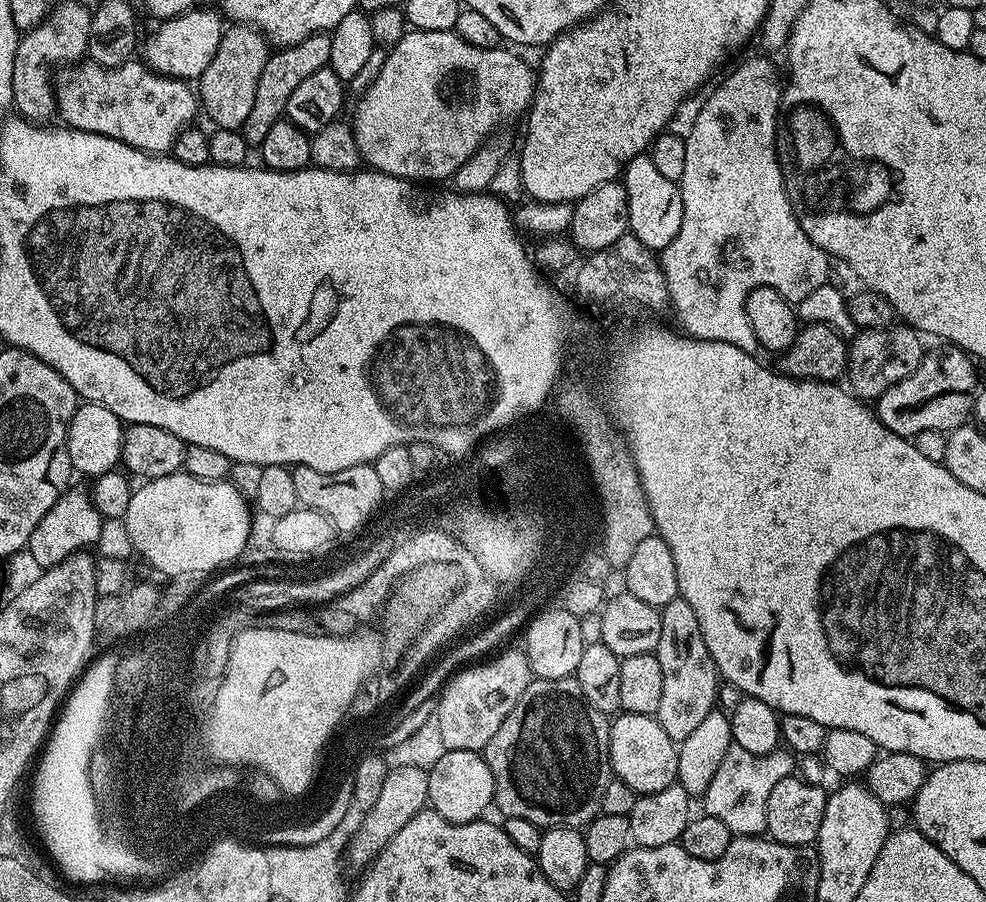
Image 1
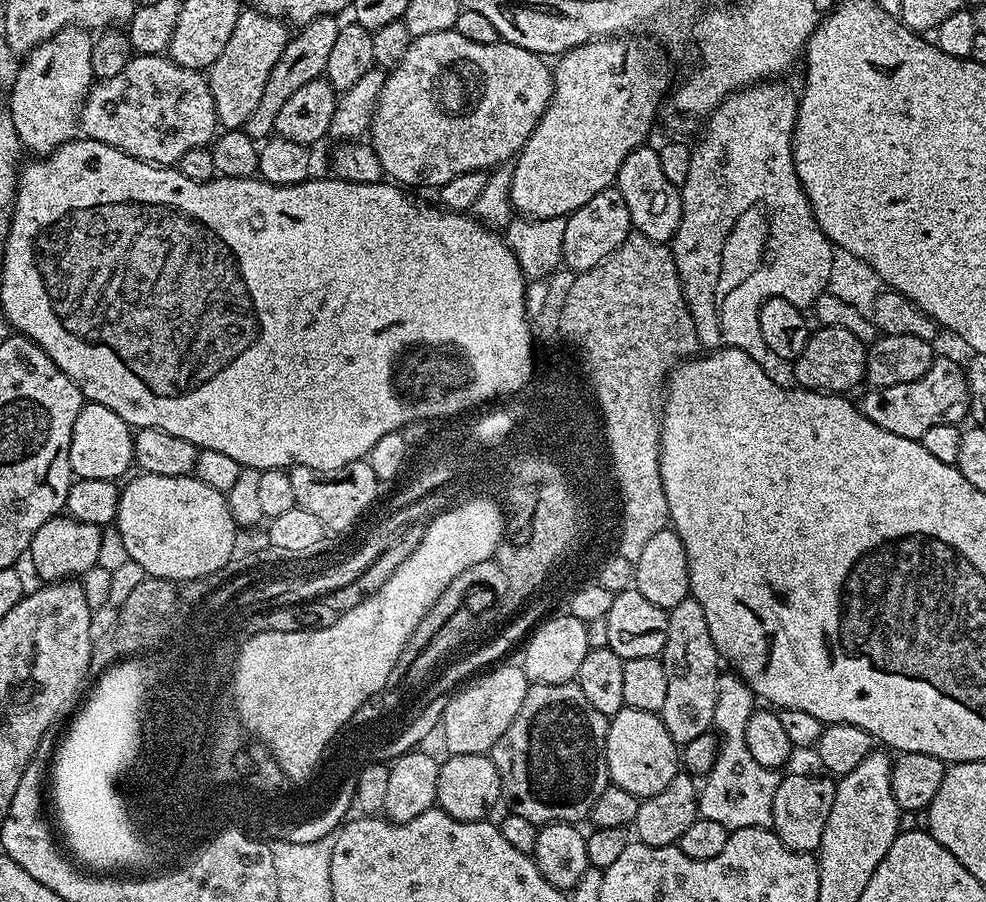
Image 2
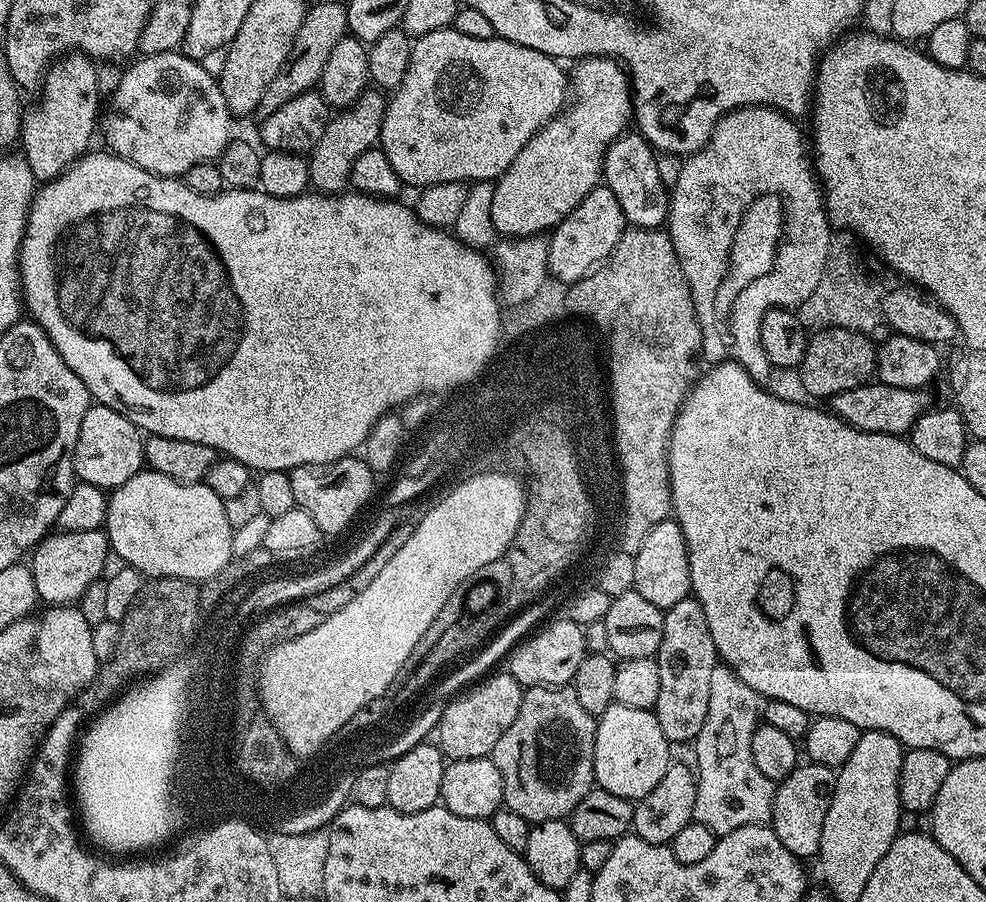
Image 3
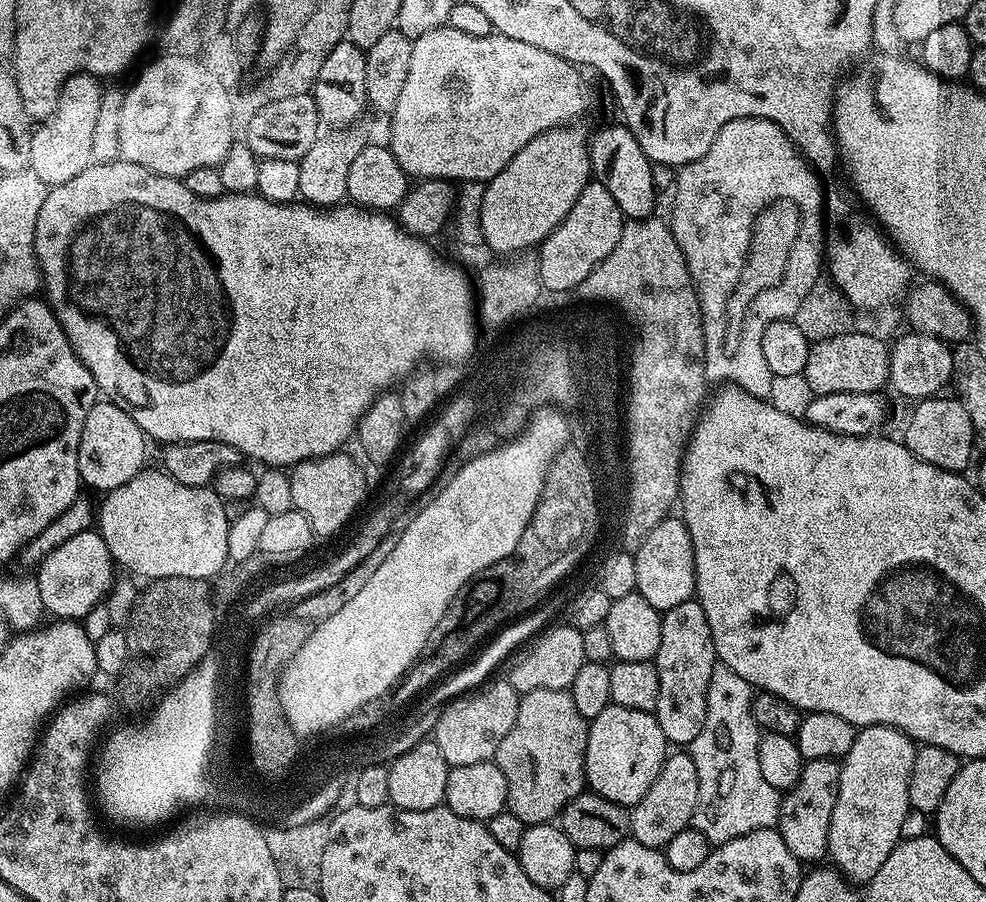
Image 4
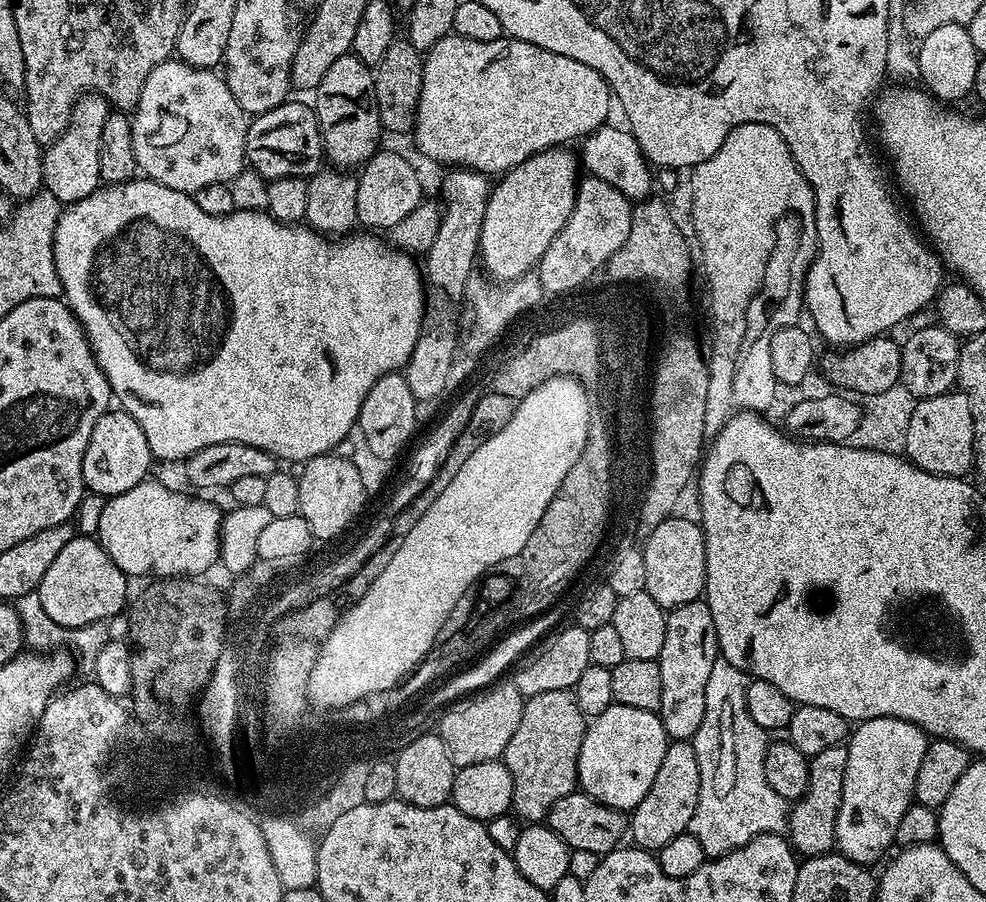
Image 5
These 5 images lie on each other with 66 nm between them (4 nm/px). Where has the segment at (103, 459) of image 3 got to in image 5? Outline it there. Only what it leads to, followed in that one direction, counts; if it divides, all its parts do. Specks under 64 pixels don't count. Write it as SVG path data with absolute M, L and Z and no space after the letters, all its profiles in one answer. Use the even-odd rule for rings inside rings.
M109 410L94 426L94 434L86 448L83 462L85 489L89 493L97 492L100 498L117 496L149 479L152 464L154 457L140 423L129 412Z

